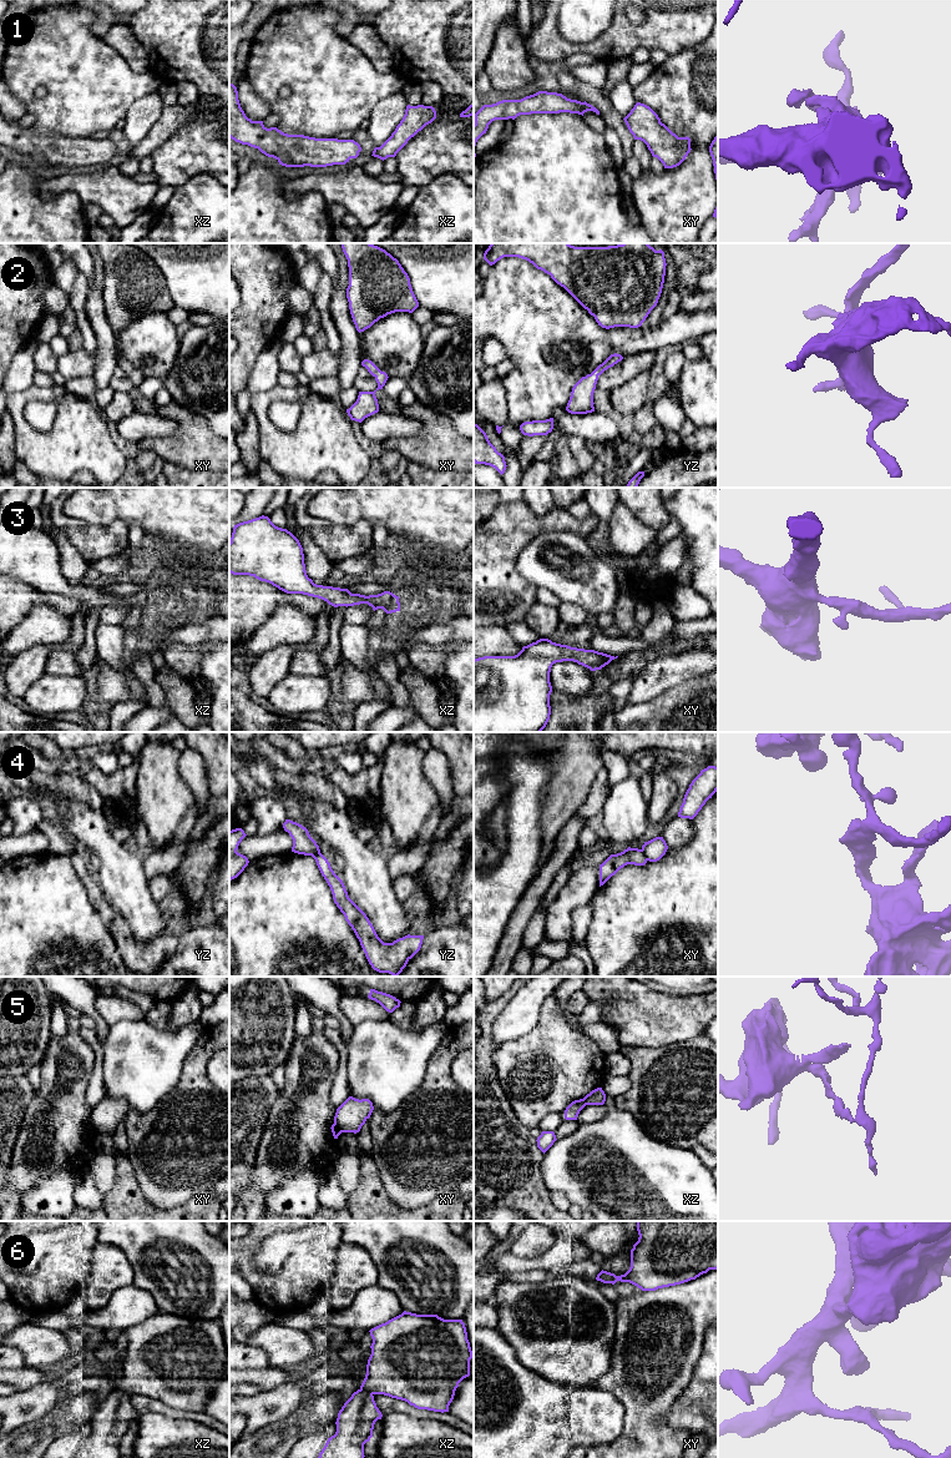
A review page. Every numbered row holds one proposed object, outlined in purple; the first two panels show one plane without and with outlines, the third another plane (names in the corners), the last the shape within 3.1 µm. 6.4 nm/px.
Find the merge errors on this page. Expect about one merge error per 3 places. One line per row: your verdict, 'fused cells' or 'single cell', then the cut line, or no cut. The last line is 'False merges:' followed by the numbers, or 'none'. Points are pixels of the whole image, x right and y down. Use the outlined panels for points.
1: single cell; no cut
2: single cell; no cut
3: single cell; no cut
4: fused cells; cut in xy along (641, 849), (647, 859)
5: fused cells; cut in xy along (334, 1121), (342, 1131)
6: single cell; no cut
False merges: 4, 5

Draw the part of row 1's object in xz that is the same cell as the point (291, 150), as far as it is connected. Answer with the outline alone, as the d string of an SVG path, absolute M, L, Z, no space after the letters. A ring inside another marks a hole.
M229 82L229 137L258 148L285 167L327 167L345 165L356 158L361 147L354 140L315 138L288 135L277 127L267 128L263 121L252 121L238 100L237 87Z

